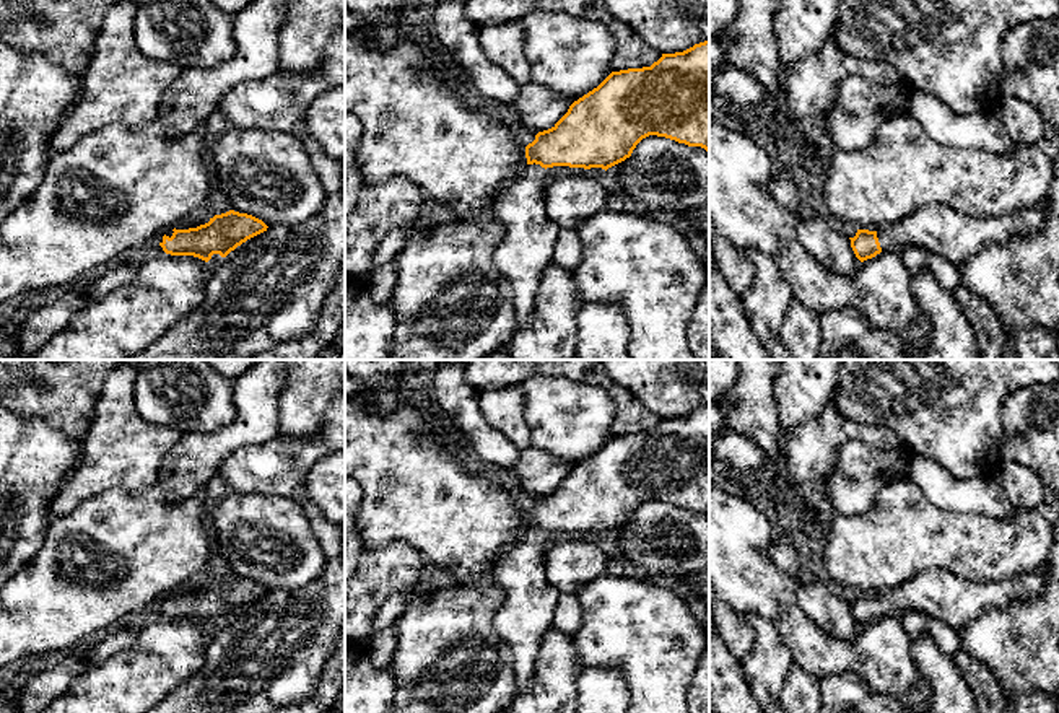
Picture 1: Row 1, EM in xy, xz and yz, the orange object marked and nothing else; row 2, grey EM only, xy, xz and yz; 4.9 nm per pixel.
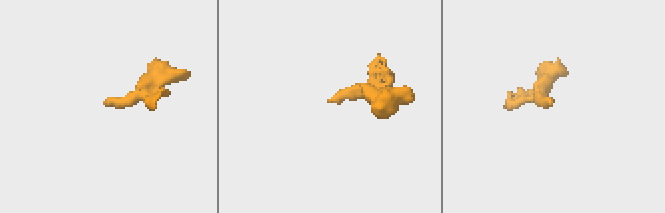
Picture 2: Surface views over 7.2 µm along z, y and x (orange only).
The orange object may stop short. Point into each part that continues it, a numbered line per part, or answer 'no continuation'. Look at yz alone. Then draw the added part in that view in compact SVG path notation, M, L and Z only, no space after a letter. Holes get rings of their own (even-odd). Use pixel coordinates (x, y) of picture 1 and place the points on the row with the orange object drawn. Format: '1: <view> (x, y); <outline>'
1: yz (941, 230); M1049 199L997 218L976 218L939 203L926 205L904 220L877 231L882 252L924 247L960 265L989 244L1007 244L1020 234L1036 234L1046 226Z

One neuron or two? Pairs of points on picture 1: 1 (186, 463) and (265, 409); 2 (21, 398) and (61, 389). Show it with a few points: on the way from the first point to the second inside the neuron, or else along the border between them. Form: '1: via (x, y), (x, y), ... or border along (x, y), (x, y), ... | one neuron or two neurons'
1: via (205, 451), (246, 428) | one neuron
2: via (31, 398), (51, 394) | one neuron

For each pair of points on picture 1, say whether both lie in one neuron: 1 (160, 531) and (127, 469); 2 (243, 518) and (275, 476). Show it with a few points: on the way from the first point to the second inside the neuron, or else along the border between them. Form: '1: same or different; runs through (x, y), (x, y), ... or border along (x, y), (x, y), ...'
1: different; border along (155, 484), (142, 490), (106, 489), (101, 494)
2: different; border along (235, 490), (285, 495), (298, 505)

